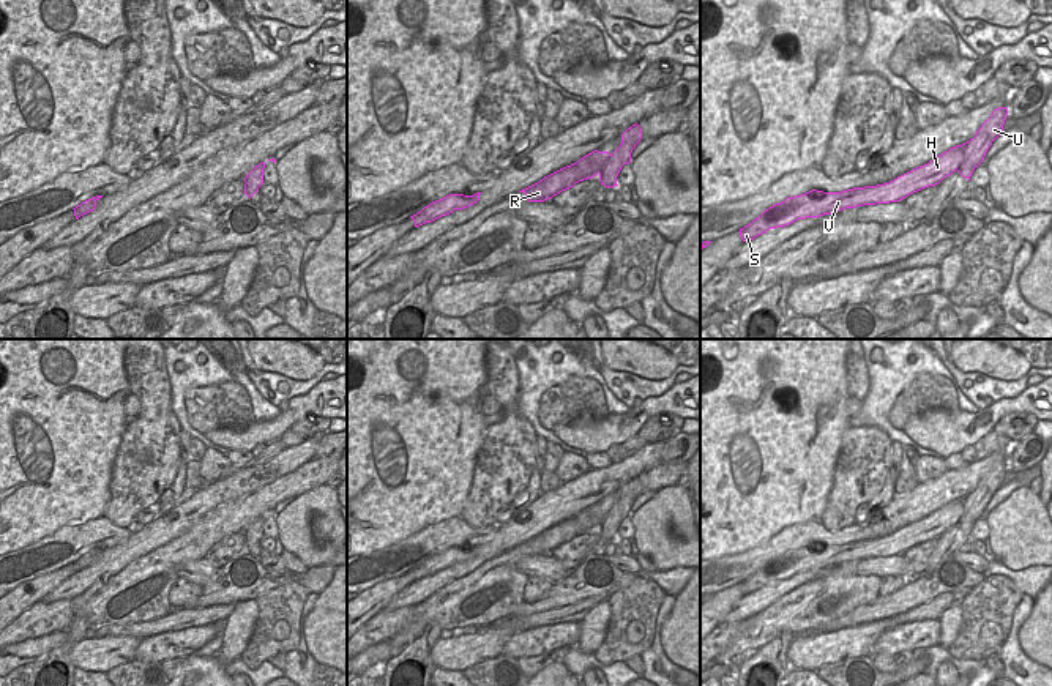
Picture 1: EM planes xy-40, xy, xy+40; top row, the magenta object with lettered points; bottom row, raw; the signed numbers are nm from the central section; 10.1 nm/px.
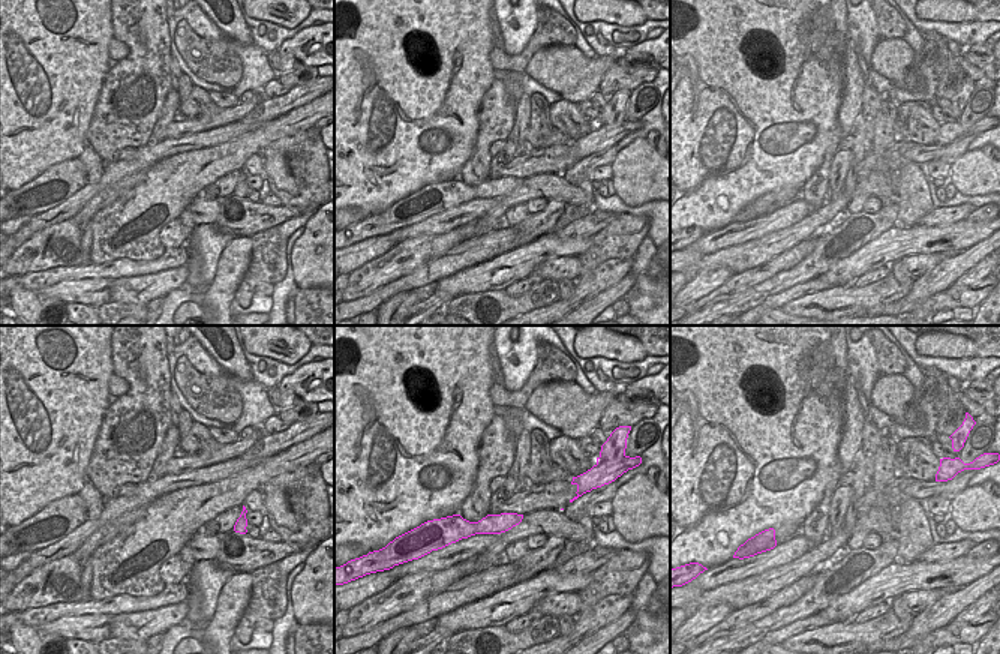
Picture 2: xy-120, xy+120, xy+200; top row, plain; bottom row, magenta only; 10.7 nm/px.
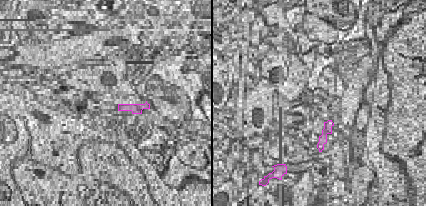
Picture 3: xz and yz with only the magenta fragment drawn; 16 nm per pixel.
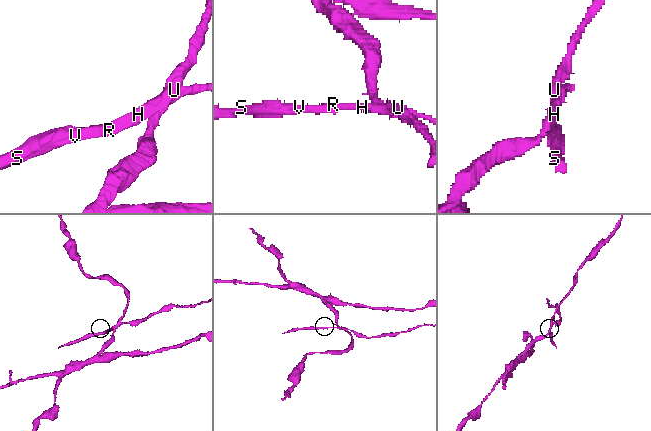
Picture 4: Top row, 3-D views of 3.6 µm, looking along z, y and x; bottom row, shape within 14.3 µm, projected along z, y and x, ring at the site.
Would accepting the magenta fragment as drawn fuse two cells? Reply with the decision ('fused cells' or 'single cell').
fused cells

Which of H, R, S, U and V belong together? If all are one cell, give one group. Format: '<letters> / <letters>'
H R S V / U

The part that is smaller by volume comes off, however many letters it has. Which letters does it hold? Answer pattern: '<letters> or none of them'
H, R, S, V

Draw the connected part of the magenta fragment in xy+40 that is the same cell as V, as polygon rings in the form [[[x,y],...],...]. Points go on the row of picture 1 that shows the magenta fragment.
[[[976,136],[890,183],[853,188],[841,192],[812,189],[806,194],[787,197],[740,229],[740,237],[743,241],[749,241],[770,229],[785,227],[798,219],[819,218],[863,205],[899,202],[916,191],[938,185],[943,178],[956,172],[967,156],[967,145],[975,139]]]

